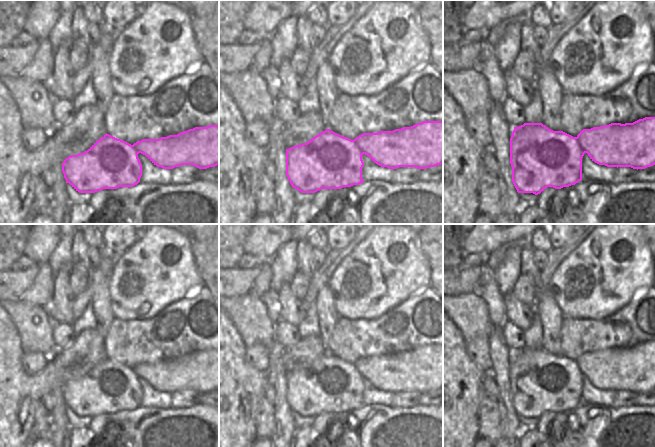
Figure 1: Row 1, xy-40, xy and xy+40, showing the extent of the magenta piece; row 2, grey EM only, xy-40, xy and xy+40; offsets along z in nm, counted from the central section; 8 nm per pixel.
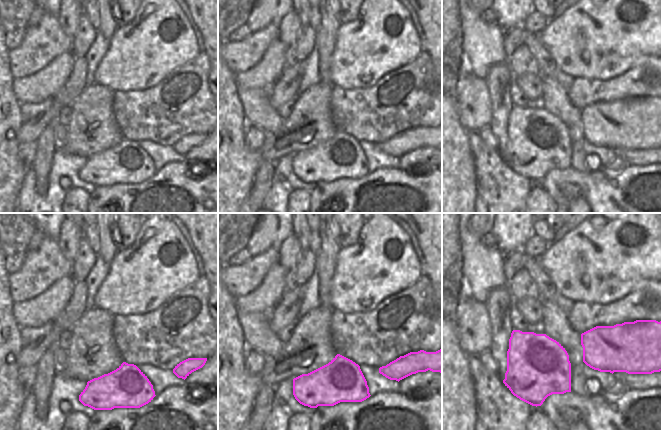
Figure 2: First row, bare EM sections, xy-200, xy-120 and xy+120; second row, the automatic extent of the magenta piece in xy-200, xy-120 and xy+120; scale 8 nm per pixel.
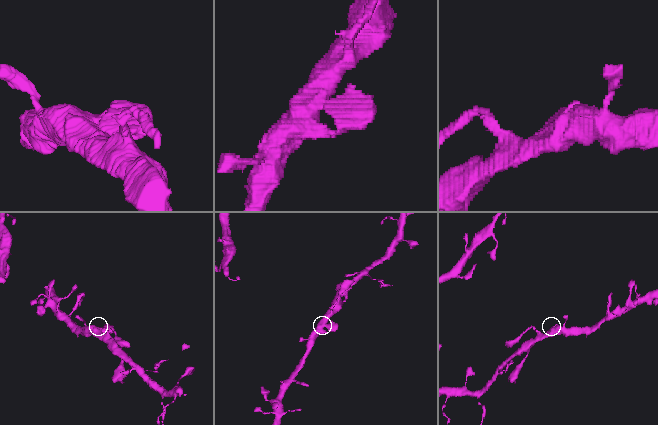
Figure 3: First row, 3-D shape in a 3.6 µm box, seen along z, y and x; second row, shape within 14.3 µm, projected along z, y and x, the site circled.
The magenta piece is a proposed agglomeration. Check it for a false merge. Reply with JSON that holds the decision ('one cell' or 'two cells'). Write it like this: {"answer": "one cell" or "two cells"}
{"answer": "one cell"}

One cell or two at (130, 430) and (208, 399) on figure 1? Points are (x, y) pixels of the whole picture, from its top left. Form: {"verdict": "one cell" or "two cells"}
{"verdict": "two cells"}

